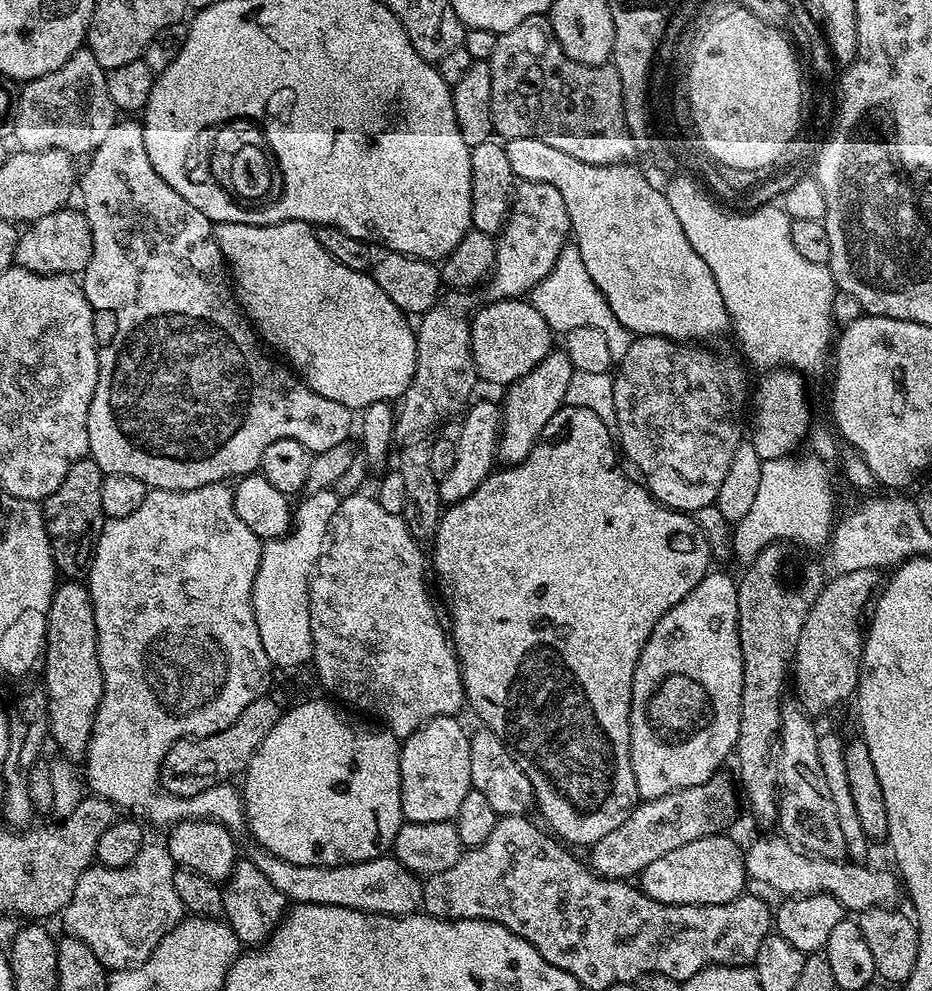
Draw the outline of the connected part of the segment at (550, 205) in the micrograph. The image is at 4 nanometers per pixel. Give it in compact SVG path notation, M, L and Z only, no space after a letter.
M521 180L512 194L512 209L503 230L495 237L496 261L487 281L489 301L524 298L554 270L558 254L569 243L570 214L553 184Z

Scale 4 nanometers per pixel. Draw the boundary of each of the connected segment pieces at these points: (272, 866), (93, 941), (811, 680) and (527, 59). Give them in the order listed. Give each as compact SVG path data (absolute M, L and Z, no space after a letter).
M257 847L250 859L289 901L298 904L329 904L346 906L363 912L381 912L387 916L411 916L421 907L424 899L424 885L421 877L402 866L400 861L385 854L373 860L357 864L326 866L297 866Z
M148 842L138 850L138 854L129 864L121 868L103 866L87 868L78 878L74 894L63 910L63 931L86 942L86 946L94 950L94 958L98 958L98 962L102 962L106 970L133 968L135 964L141 964L150 958L150 954L169 927L183 920L186 915L184 904L178 898L178 890L174 890L174 874L177 867L163 843Z
M875 568L833 575L833 580L831 577L818 594L814 606L810 606L810 614L806 614L802 634L798 634L794 653L794 680L796 676L796 688L801 692L798 703L805 712L809 714L828 712L831 708L838 707L843 700L851 701L855 697L856 687L860 684L860 663L864 660L866 609L874 593L881 587L882 576L881 580L880 576L881 573Z
M547 15L531 16L526 22L518 22L514 30L501 32L495 37L492 56L487 57L490 68L490 110L492 127L497 137L505 141L514 138L538 138L546 146L555 146L587 164L623 164L637 155L632 135L624 121L622 106L622 78L611 64L586 66L574 62L562 50Z

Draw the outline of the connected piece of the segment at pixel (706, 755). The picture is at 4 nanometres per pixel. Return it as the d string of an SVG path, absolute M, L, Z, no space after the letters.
M709 571L707 576L678 602L668 613L660 619L658 626L650 634L642 654L638 658L638 666L634 670L634 682L632 683L632 705L630 706L630 762L634 766L634 782L636 783L636 795L641 801L662 798L667 792L677 792L690 786L705 784L713 779L716 772L724 764L724 759L733 755L736 739L738 738L738 726L740 725L740 703L742 702L742 678L744 667L742 666L742 646L740 645L740 627L738 626L738 598L736 590L738 584L731 580L724 572Z

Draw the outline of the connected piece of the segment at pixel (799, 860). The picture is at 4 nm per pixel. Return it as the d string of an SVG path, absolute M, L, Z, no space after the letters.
M776 834L747 845L744 865L753 881L757 880L758 883L781 892L781 897L812 896L815 892L825 892L828 896L838 898L840 905L852 914L895 905L895 900L902 896L902 884L895 871L879 872L876 868L867 868L869 865L864 862L827 860L813 856L800 851L789 840Z

